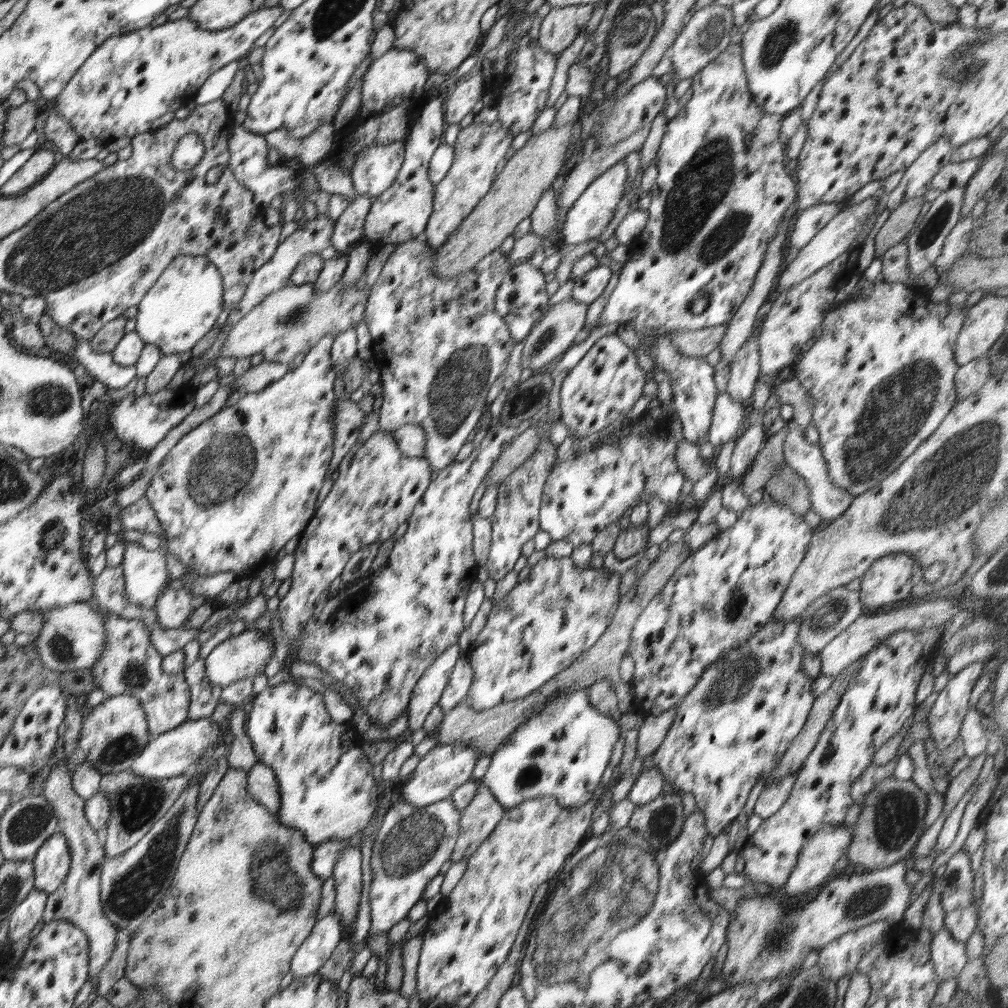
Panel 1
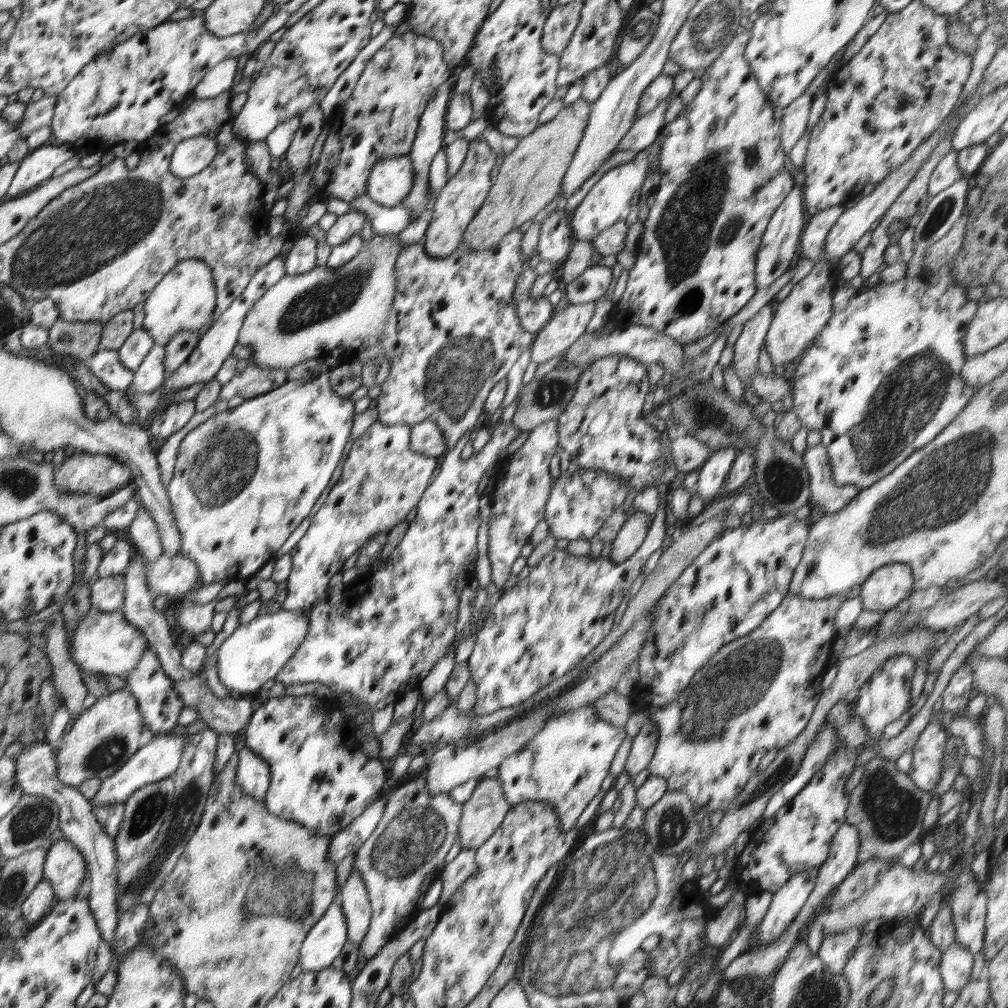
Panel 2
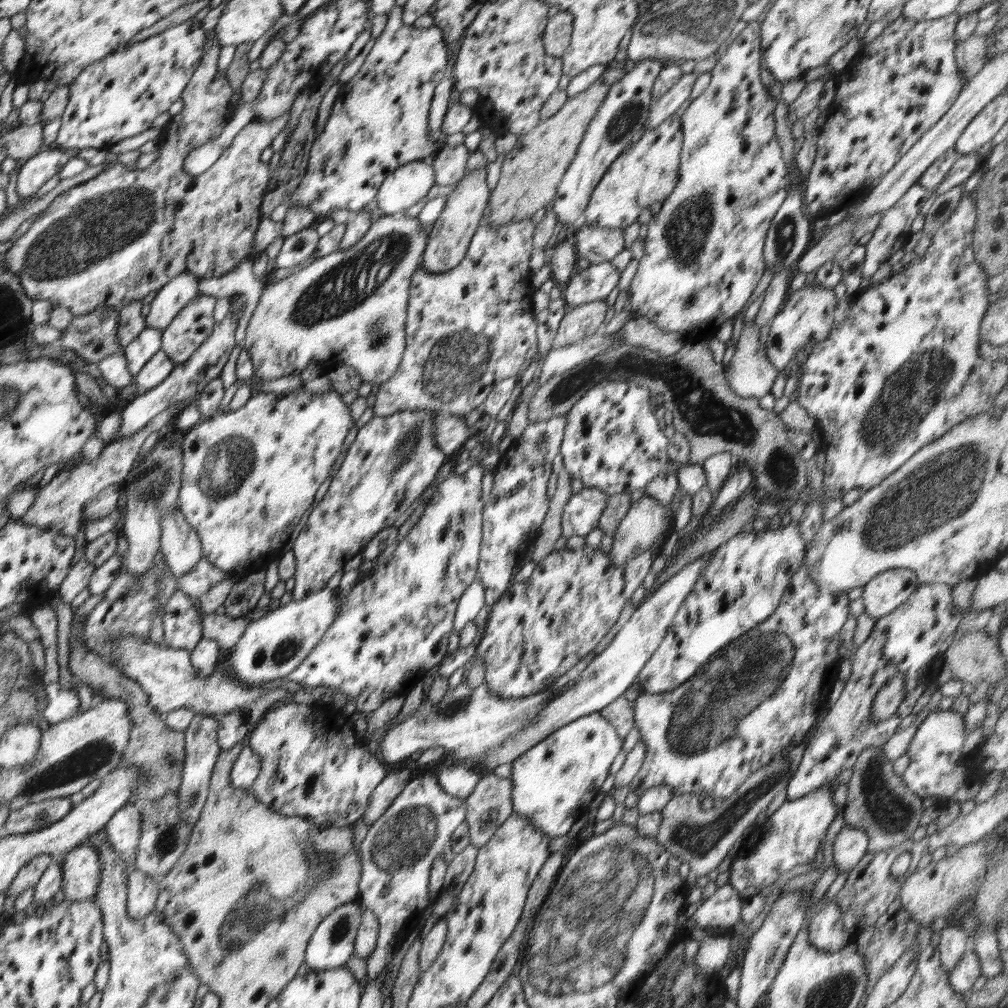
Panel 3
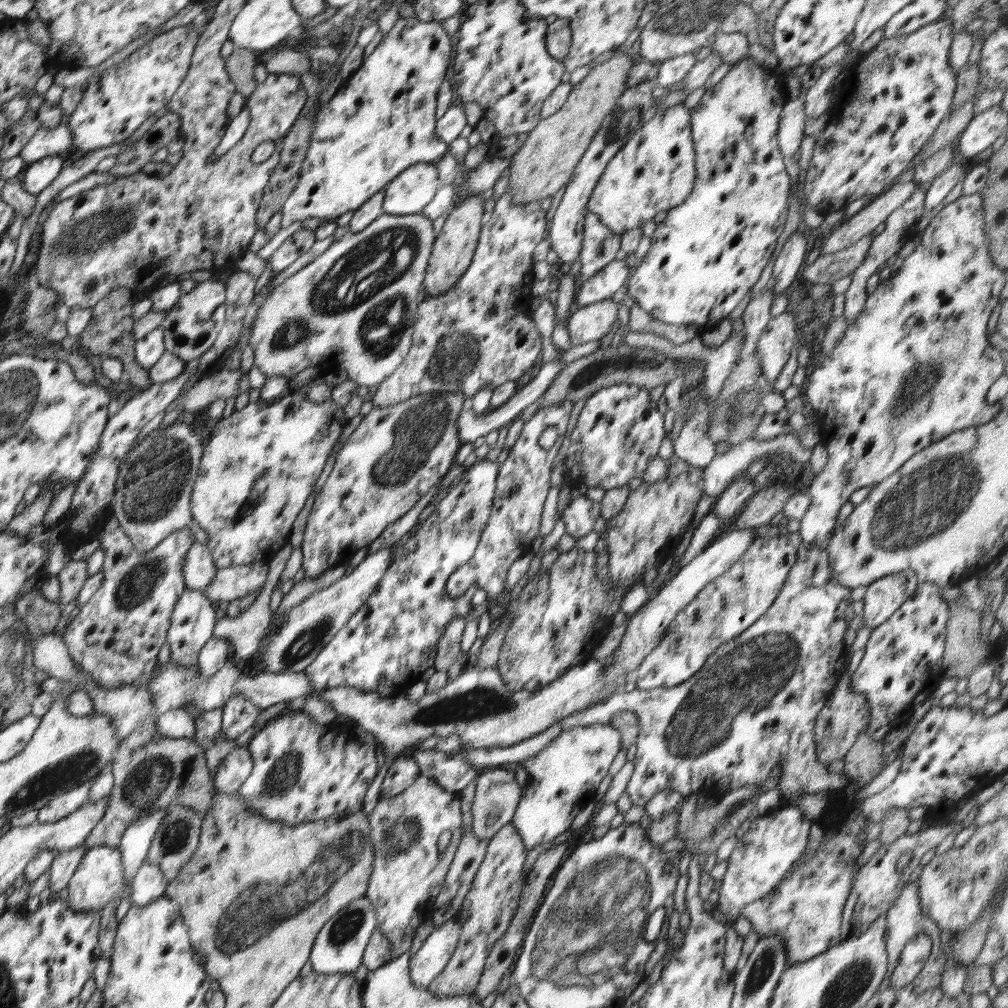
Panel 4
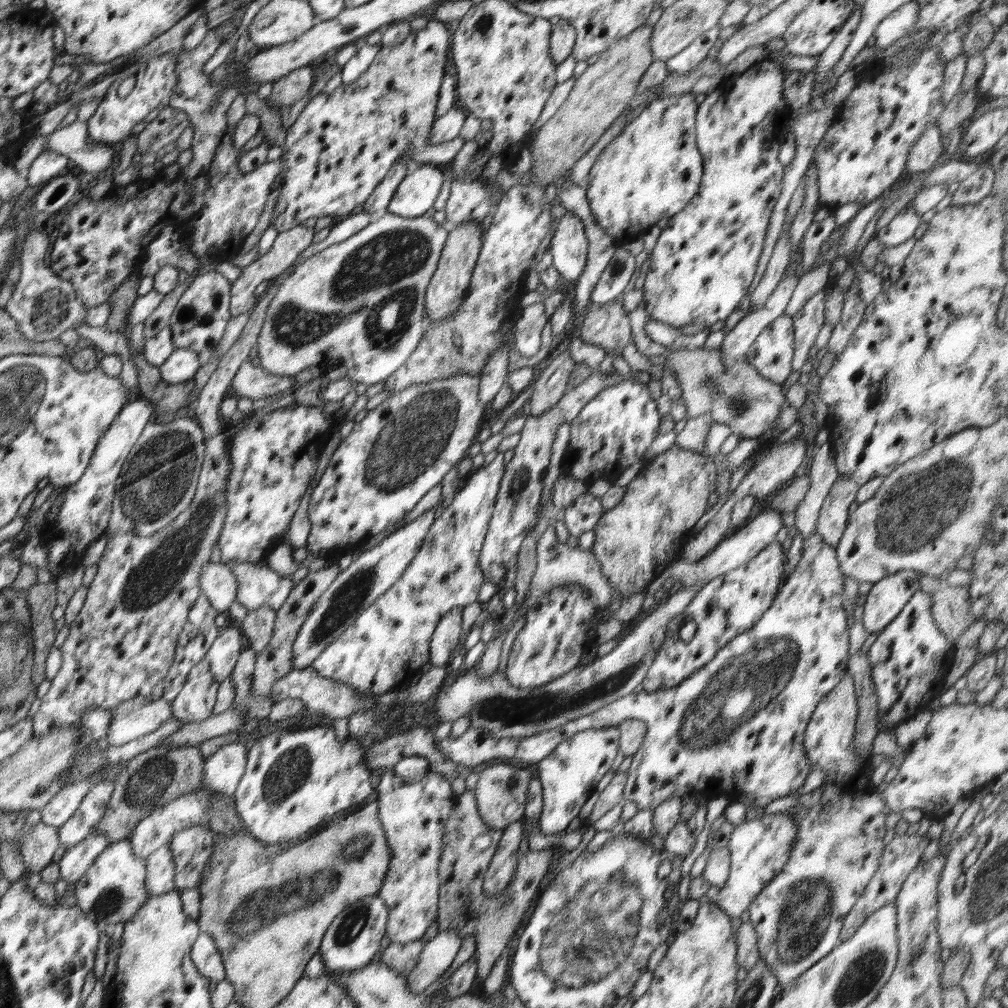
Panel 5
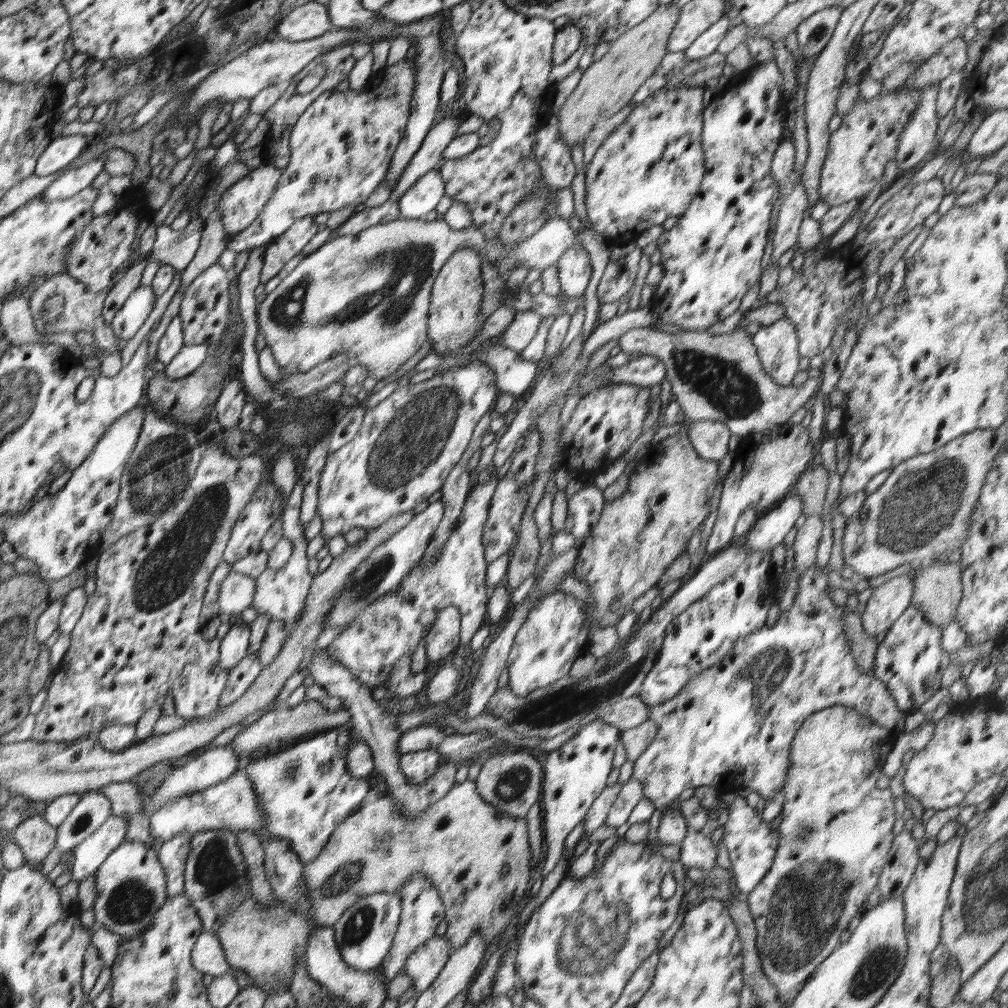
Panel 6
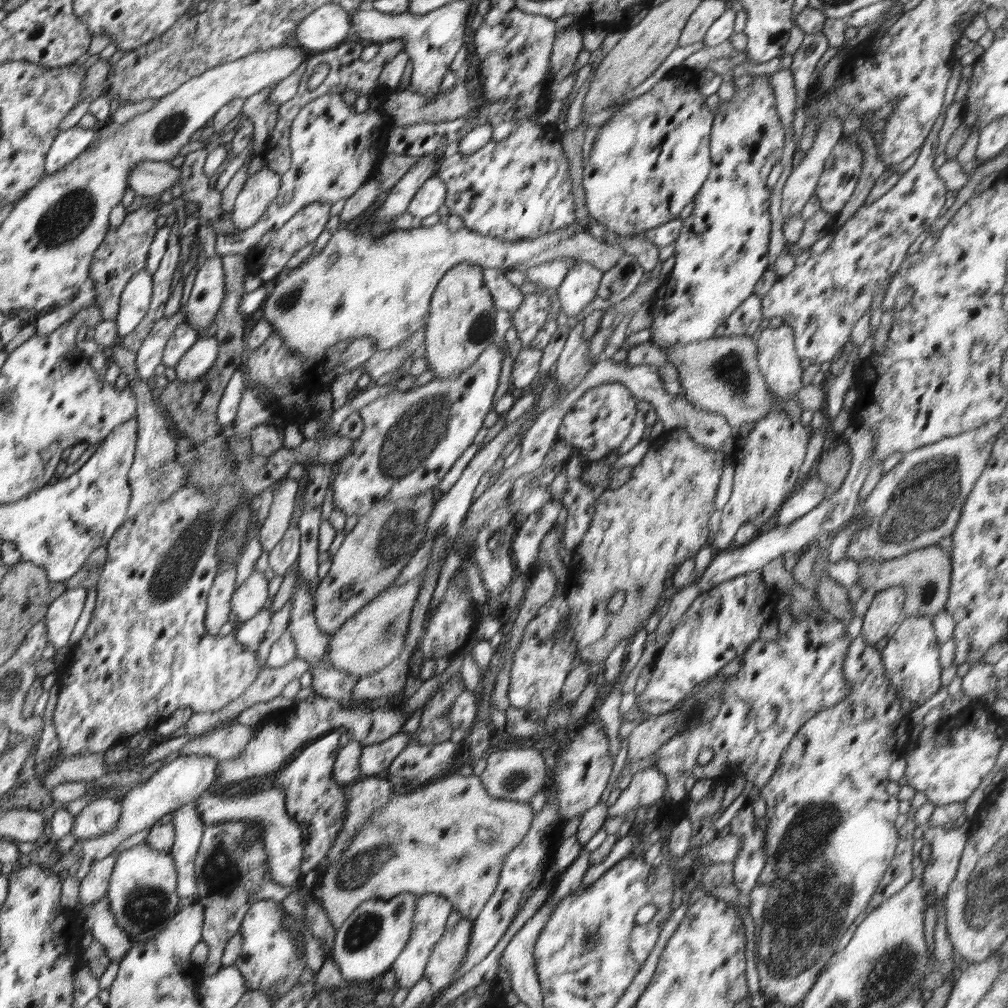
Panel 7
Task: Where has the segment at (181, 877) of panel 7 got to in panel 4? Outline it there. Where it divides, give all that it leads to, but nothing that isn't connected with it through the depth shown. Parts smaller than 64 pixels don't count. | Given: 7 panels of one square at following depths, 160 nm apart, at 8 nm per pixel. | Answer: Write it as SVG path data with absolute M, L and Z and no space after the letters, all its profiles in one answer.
M144 862L130 884L131 904L146 906L163 896L168 880L156 864Z

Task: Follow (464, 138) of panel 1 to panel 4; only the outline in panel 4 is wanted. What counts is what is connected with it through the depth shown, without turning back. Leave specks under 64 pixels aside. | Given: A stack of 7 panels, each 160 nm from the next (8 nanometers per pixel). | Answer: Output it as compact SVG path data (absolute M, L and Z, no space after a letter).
M470 195L461 200L461 203L452 206L448 212L448 218L446 218L440 234L436 237L432 256L430 256L430 262L426 268L423 282L425 296L436 298L440 294L446 294L452 286L458 284L458 280L461 280L464 272L470 267L478 246L478 240L480 240L482 226L480 220L484 214L482 202L483 199L480 195Z

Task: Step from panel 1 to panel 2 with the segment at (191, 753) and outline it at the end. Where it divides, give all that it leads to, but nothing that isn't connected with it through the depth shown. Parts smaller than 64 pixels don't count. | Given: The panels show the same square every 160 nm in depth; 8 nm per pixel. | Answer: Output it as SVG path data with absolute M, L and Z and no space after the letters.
M156 736L146 746L140 748L139 751L124 764L120 771L115 775L101 781L100 789L90 800L92 811L102 806L112 806L112 804L124 804L138 788L152 784L153 782L172 778L178 769L184 747L188 745L188 739L182 736Z

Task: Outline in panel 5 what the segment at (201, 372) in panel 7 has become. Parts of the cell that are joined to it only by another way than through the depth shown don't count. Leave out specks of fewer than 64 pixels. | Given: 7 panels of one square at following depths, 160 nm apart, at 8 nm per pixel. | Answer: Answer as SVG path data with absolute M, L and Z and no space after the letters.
M175 348L172 354L159 366L161 380L168 385L187 382L194 378L204 362L197 352L188 348Z

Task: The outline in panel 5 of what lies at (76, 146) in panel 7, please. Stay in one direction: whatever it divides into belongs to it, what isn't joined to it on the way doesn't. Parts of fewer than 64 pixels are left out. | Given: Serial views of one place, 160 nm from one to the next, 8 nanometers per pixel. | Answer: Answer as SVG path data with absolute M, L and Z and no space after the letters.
M45 149L32 162L27 181L30 186L39 186L39 184L48 183L58 174L64 173L71 169L71 163L67 156Z

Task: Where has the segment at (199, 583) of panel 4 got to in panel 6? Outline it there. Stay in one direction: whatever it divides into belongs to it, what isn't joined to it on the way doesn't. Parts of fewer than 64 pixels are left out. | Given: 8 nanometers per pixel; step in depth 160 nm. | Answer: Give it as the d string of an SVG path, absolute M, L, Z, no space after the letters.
M230 571L224 575L217 603L221 612L240 614L251 605L255 593L255 578Z

